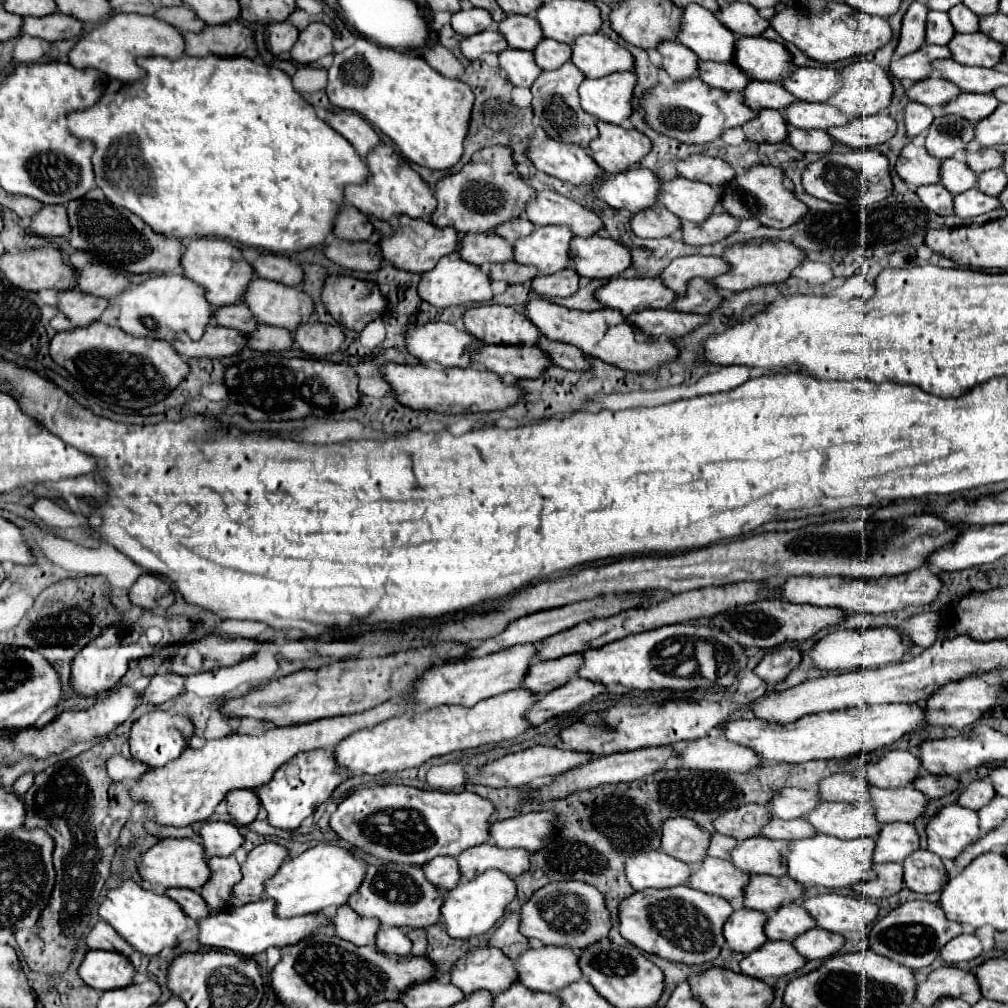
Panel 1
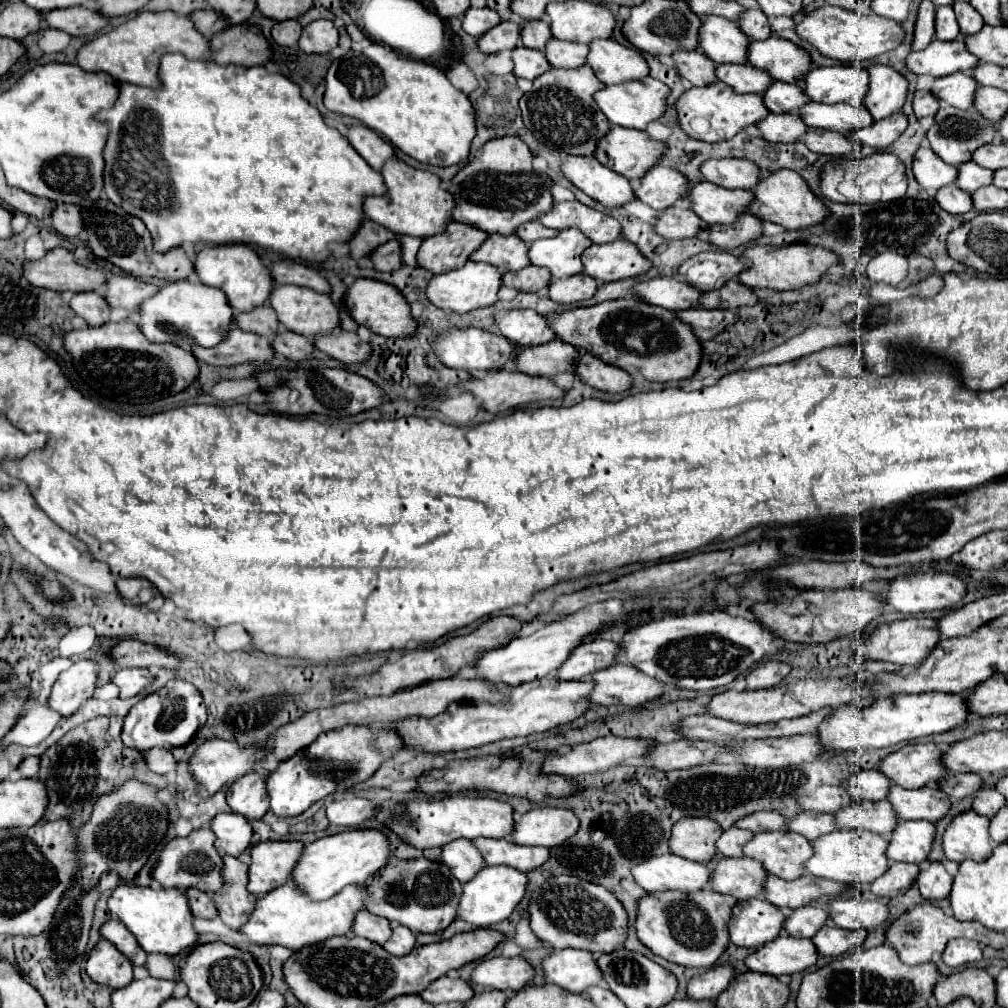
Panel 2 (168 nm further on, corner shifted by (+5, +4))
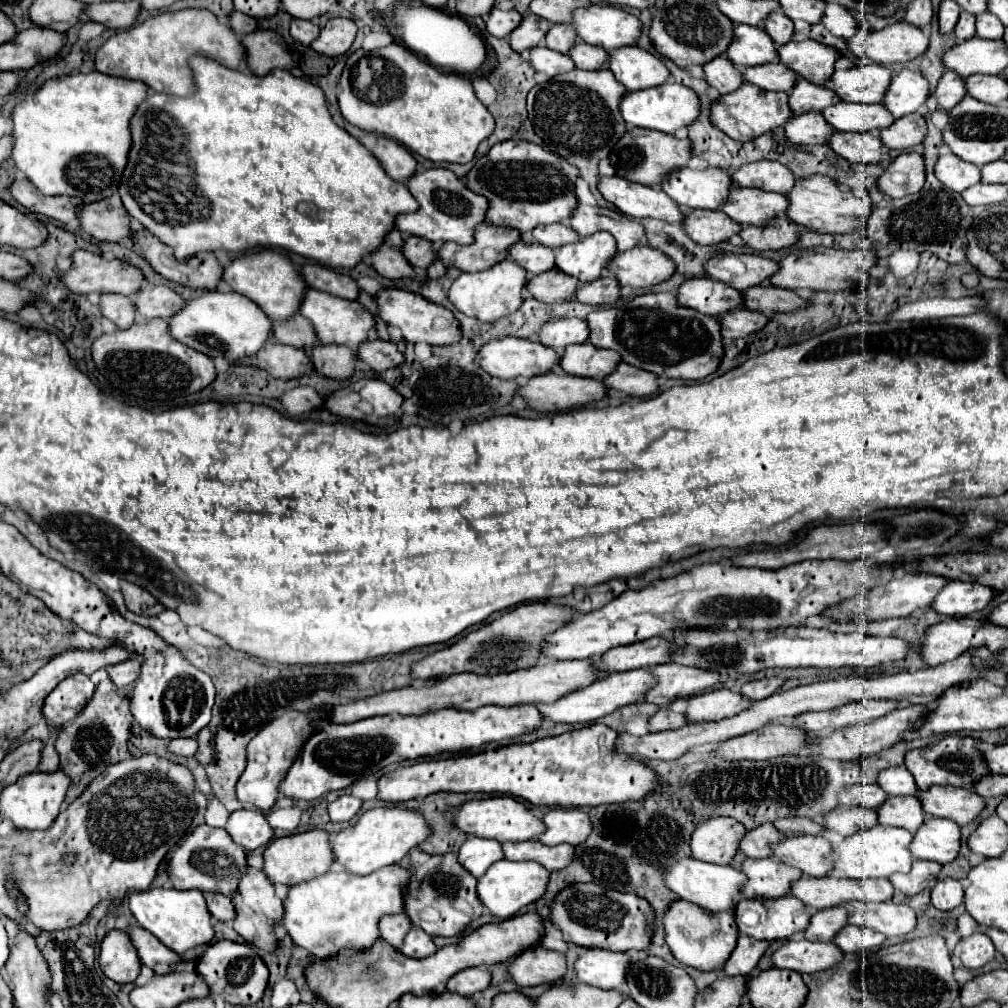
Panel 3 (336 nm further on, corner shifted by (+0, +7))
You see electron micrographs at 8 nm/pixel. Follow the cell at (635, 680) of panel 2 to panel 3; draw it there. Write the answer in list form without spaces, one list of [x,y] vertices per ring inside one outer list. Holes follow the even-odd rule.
[[[663,663],[649,669],[655,685],[645,691],[643,701],[655,705],[669,705],[679,697],[691,697],[697,691],[719,683],[719,675],[695,667],[683,667],[677,663]]]

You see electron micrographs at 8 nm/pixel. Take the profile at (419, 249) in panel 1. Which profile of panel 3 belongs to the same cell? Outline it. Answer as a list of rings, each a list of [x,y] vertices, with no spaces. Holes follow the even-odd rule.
[[[481,223],[471,245],[463,247],[457,243],[443,243],[439,259],[447,267],[457,267],[459,271],[483,271],[497,261],[503,261],[507,257],[507,249],[519,239],[521,235],[515,229]]]

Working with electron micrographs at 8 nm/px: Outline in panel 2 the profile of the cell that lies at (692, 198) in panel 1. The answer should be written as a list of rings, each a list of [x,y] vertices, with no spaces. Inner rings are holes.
[[[704,180],[690,188],[684,204],[708,224],[734,224],[752,200],[752,190],[728,190]]]

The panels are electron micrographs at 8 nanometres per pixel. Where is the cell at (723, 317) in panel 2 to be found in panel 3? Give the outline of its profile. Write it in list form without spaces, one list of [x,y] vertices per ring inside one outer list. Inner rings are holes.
[[[741,309],[741,311],[729,311],[721,317],[717,317],[717,321],[721,325],[723,339],[737,339],[737,337],[745,337],[745,335],[761,329],[767,323],[767,317],[757,311]]]

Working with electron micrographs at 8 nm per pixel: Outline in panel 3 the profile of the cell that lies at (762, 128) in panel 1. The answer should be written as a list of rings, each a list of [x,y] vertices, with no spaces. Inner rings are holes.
[[[819,113],[793,115],[785,125],[785,137],[793,145],[817,145],[825,143],[835,131]]]

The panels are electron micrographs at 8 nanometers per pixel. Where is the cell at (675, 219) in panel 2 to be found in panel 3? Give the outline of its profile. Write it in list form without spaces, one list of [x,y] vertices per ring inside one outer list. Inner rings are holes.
[[[689,209],[685,213],[683,227],[689,239],[693,239],[699,245],[713,245],[713,243],[727,241],[731,235],[739,233],[741,229],[741,225],[733,223],[733,219],[725,217],[725,213],[719,209],[715,211]]]

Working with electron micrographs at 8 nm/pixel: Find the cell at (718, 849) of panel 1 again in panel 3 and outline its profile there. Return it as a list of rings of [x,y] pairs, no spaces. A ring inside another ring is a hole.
[[[765,823],[745,833],[745,837],[739,843],[739,851],[743,851],[747,857],[753,857],[753,859],[771,857],[769,845],[777,843],[779,839],[783,839],[779,831],[771,823]]]

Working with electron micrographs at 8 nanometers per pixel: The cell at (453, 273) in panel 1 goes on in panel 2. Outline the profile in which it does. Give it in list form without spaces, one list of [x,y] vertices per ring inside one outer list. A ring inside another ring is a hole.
[[[468,260],[462,268],[456,268],[452,272],[446,272],[446,274],[440,274],[440,276],[432,278],[426,294],[428,294],[428,300],[434,306],[438,306],[442,310],[456,312],[456,314],[466,314],[466,312],[496,304],[500,286],[502,286],[502,272],[496,266]]]

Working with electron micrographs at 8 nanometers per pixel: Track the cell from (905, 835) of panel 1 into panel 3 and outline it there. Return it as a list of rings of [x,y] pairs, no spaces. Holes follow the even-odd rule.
[[[927,817],[925,823],[913,833],[909,851],[915,859],[929,859],[935,863],[949,863],[959,851],[959,825],[951,819]]]

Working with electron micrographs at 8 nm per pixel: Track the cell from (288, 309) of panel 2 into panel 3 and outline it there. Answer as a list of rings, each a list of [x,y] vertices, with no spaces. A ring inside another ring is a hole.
[[[307,289],[301,305],[299,305],[299,313],[305,315],[305,319],[309,319],[313,323],[315,335],[319,339],[319,343],[337,343],[337,345],[347,345],[347,347],[357,347],[359,343],[363,343],[367,339],[367,333],[373,327],[373,317],[371,313],[367,313],[357,301],[349,301],[349,299],[341,299],[317,289]]]

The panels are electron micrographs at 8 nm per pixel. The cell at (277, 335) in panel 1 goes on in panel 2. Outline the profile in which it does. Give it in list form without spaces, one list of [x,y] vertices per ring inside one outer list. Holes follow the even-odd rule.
[[[282,330],[280,334],[276,334],[272,340],[272,346],[278,354],[286,356],[292,362],[310,360],[310,358],[314,358],[314,352],[316,352],[316,346],[310,338],[304,338],[300,334],[292,334],[288,330]]]

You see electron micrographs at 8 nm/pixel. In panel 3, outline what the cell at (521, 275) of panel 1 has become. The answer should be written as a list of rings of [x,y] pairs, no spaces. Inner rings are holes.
[[[551,269],[539,275],[531,275],[525,289],[543,303],[561,303],[575,293],[577,279],[559,269]]]

